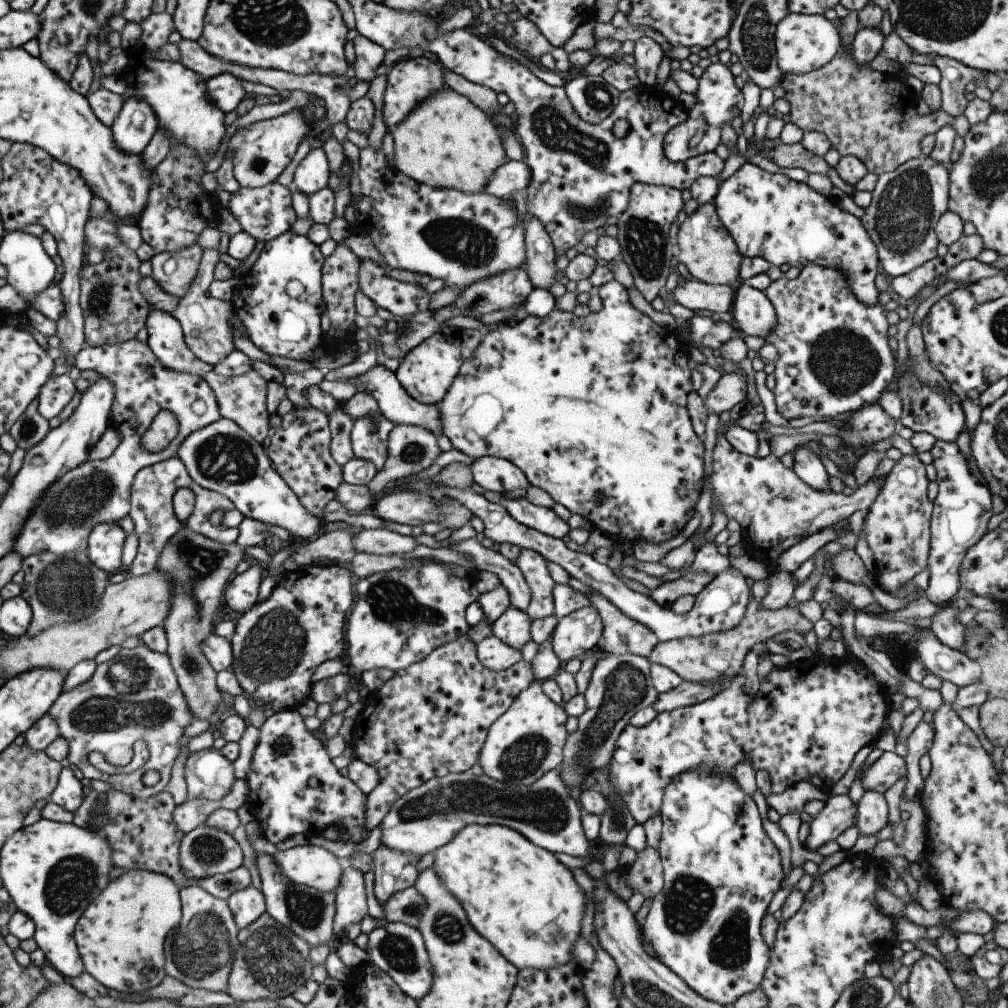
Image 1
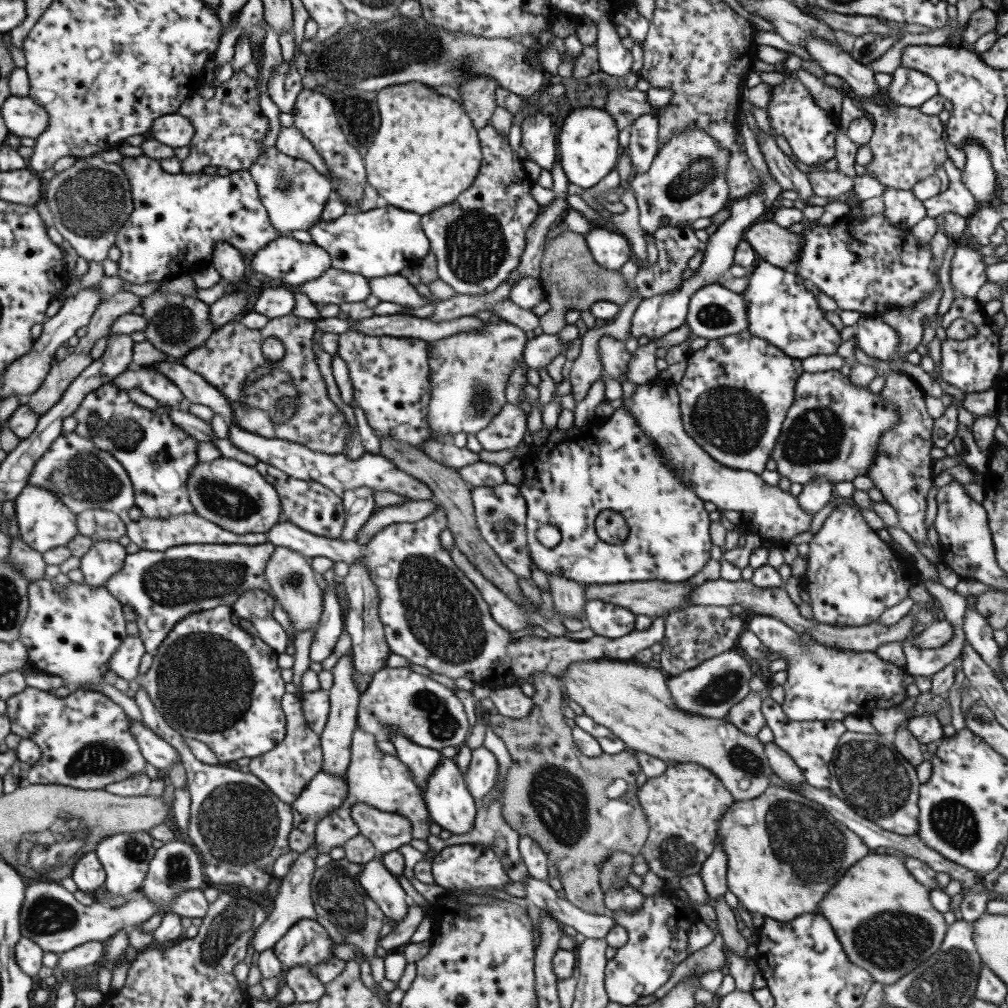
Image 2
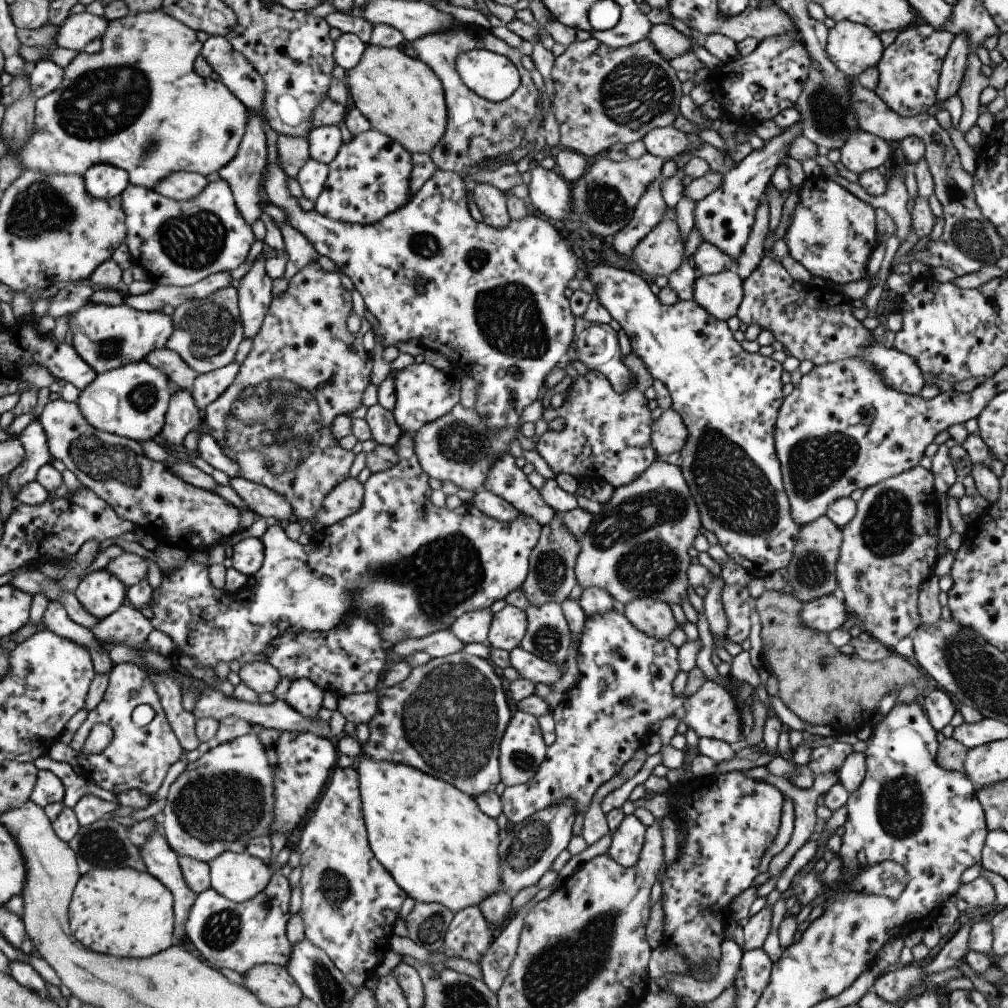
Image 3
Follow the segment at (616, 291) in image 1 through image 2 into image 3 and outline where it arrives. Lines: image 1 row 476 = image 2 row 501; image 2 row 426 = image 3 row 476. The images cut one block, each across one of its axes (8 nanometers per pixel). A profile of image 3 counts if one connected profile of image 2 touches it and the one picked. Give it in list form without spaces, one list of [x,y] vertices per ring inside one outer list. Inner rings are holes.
[[[633,351],[622,355],[622,362],[631,370],[636,384],[634,388],[618,394],[606,375],[588,369],[584,375],[570,379],[560,407],[543,408],[542,420],[564,418],[564,428],[560,432],[546,431],[539,436],[536,450],[544,458],[550,470],[556,474],[574,477],[578,484],[589,481],[602,481],[613,488],[634,482],[650,468],[658,455],[651,443],[652,411],[644,391],[652,385],[652,376],[646,363]],[[578,476],[582,478],[578,480]]]

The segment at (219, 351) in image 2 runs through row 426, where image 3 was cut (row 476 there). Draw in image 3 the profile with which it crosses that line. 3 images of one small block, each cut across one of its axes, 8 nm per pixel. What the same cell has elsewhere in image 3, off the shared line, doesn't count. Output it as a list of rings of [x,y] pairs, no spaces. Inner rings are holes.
[[[319,262],[306,265],[289,280],[289,287],[286,289],[286,292],[282,296],[271,300],[260,330],[253,338],[252,350],[239,366],[238,374],[232,381],[232,384],[228,386],[217,400],[214,400],[214,402],[204,408],[204,426],[206,426],[209,434],[215,437],[218,444],[224,450],[234,455],[235,461],[239,464],[239,476],[246,480],[263,484],[278,494],[285,496],[287,503],[292,505],[295,520],[301,522],[312,520],[312,518],[317,516],[326,495],[337,484],[348,478],[350,466],[352,466],[355,457],[353,451],[347,451],[340,447],[339,441],[331,435],[330,430],[332,421],[336,418],[336,415],[354,412],[363,405],[363,392],[371,383],[369,376],[372,366],[374,366],[372,363],[373,358],[366,351],[364,345],[362,345],[362,338],[367,331],[371,331],[371,325],[367,319],[362,318],[361,327],[357,333],[348,331],[346,320],[352,310],[352,295],[343,288],[339,278],[339,271],[325,271],[319,265]]]

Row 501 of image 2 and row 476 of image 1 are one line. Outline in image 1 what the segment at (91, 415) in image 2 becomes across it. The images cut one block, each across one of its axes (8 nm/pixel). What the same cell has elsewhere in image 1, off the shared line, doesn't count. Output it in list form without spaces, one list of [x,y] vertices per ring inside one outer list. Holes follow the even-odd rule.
[[[178,457],[170,458],[170,460],[154,464],[154,466],[142,468],[140,472],[136,473],[132,483],[129,515],[134,523],[134,531],[138,536],[139,546],[136,557],[130,565],[131,576],[142,576],[154,571],[156,569],[156,562],[158,562],[158,556],[162,554],[164,546],[170,542],[170,538],[174,534],[178,534],[182,523],[176,517],[174,506],[172,505],[172,498],[174,498],[174,493],[178,488],[190,488],[194,493],[194,498],[196,498],[194,509],[184,522],[192,532],[201,534],[206,538],[210,538],[210,540],[220,542],[220,544],[237,542],[239,530],[236,527],[227,528],[222,526],[214,528],[210,524],[210,514],[214,510],[234,510],[234,503],[229,498],[226,498],[226,496],[202,488],[202,486],[196,484],[190,478],[190,474],[188,474],[184,463]]]

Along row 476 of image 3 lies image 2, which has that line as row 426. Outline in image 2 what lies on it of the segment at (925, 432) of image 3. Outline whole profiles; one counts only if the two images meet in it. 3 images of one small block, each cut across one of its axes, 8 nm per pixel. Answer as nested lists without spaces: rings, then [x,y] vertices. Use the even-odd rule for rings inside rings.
[[[839,370],[805,372],[798,377],[792,406],[781,428],[771,458],[776,461],[776,470],[790,482],[805,485],[816,477],[828,477],[833,483],[853,481],[856,476],[867,475],[877,456],[881,434],[898,424],[898,408],[885,400],[879,392],[872,392],[866,386],[854,385],[848,376]]]

